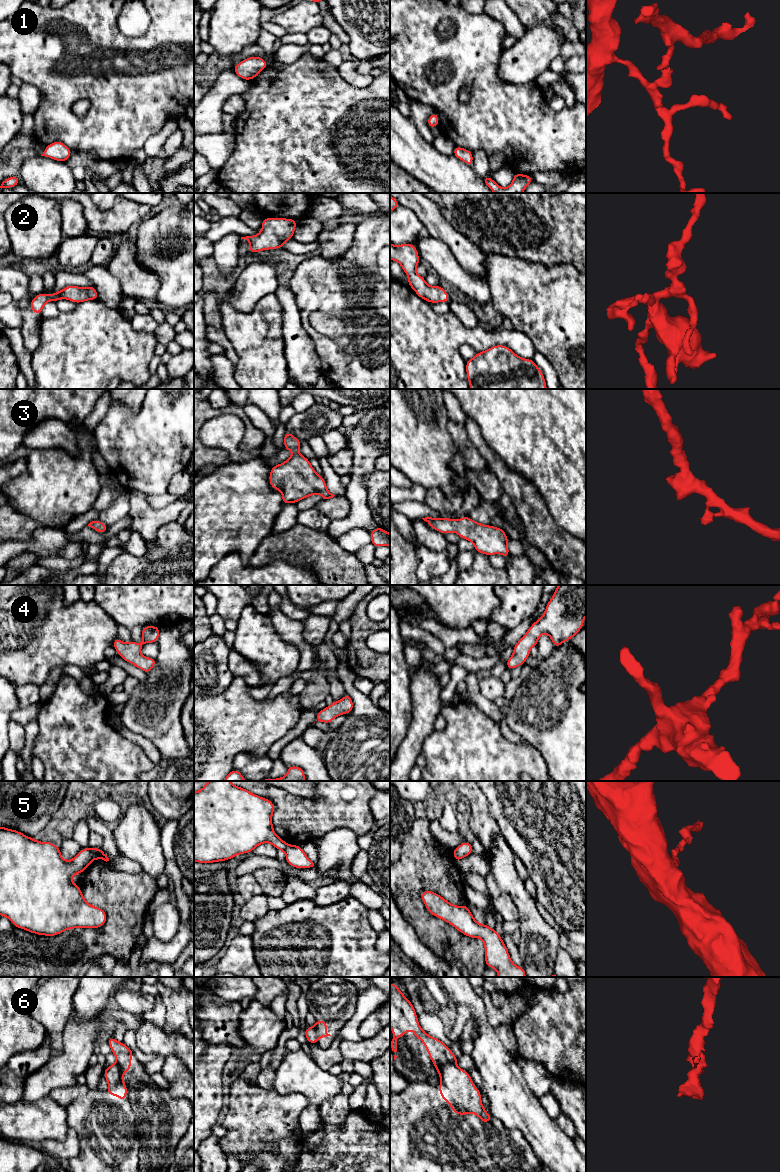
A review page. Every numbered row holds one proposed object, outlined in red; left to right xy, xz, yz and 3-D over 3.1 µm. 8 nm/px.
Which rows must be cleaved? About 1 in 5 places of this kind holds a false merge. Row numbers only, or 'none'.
5, 6

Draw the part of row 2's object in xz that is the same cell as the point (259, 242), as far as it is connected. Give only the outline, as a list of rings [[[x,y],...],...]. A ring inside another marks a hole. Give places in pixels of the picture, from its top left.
[[[262,218],[262,230],[254,236],[241,237],[250,243],[249,253],[285,248],[284,243],[293,239],[297,220],[287,218]]]

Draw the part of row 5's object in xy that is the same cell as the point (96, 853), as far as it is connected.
[[[89,848],[92,860],[102,859],[104,861],[109,861],[107,855],[103,852],[101,848]]]

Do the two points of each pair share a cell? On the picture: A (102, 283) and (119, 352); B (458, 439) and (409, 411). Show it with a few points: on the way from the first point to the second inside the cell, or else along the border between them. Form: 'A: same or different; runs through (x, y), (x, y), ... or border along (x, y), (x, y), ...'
A: different; border along (97, 299), (108, 307), (119, 309)
B: different; border along (449, 418), (447, 431), (450, 434), (456, 452)

